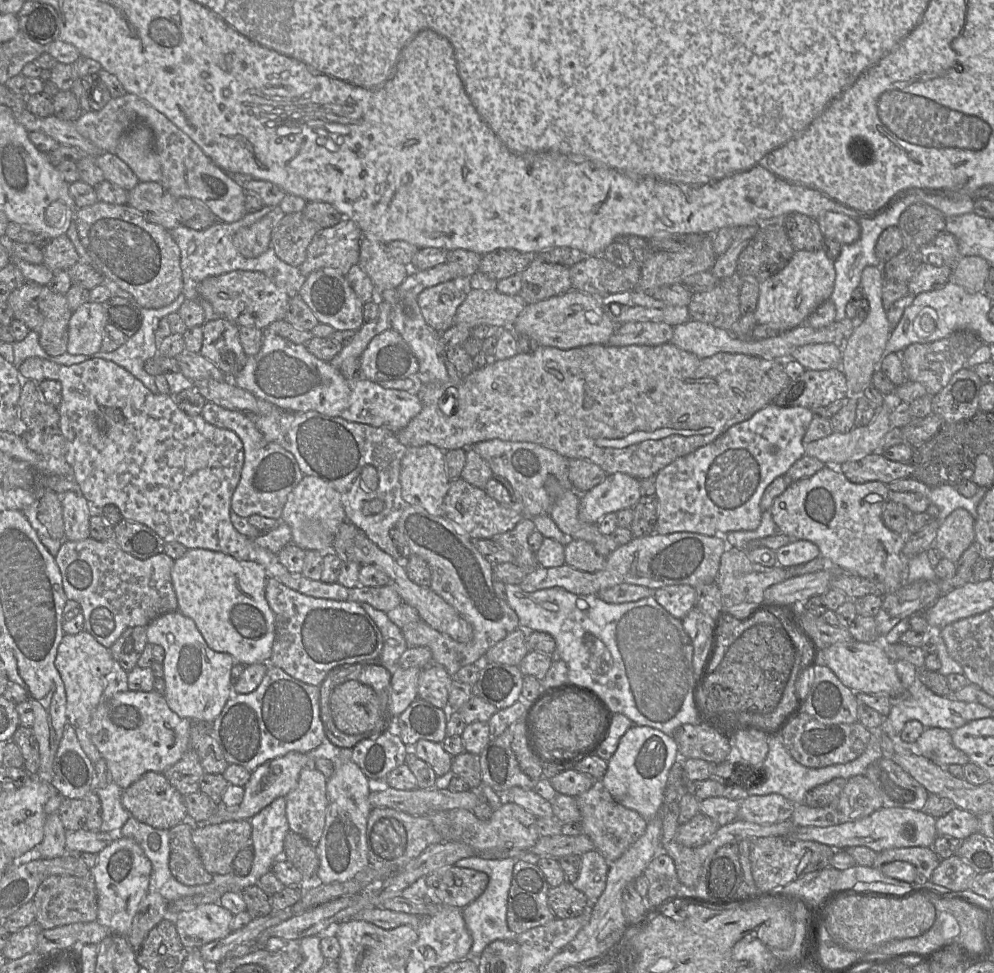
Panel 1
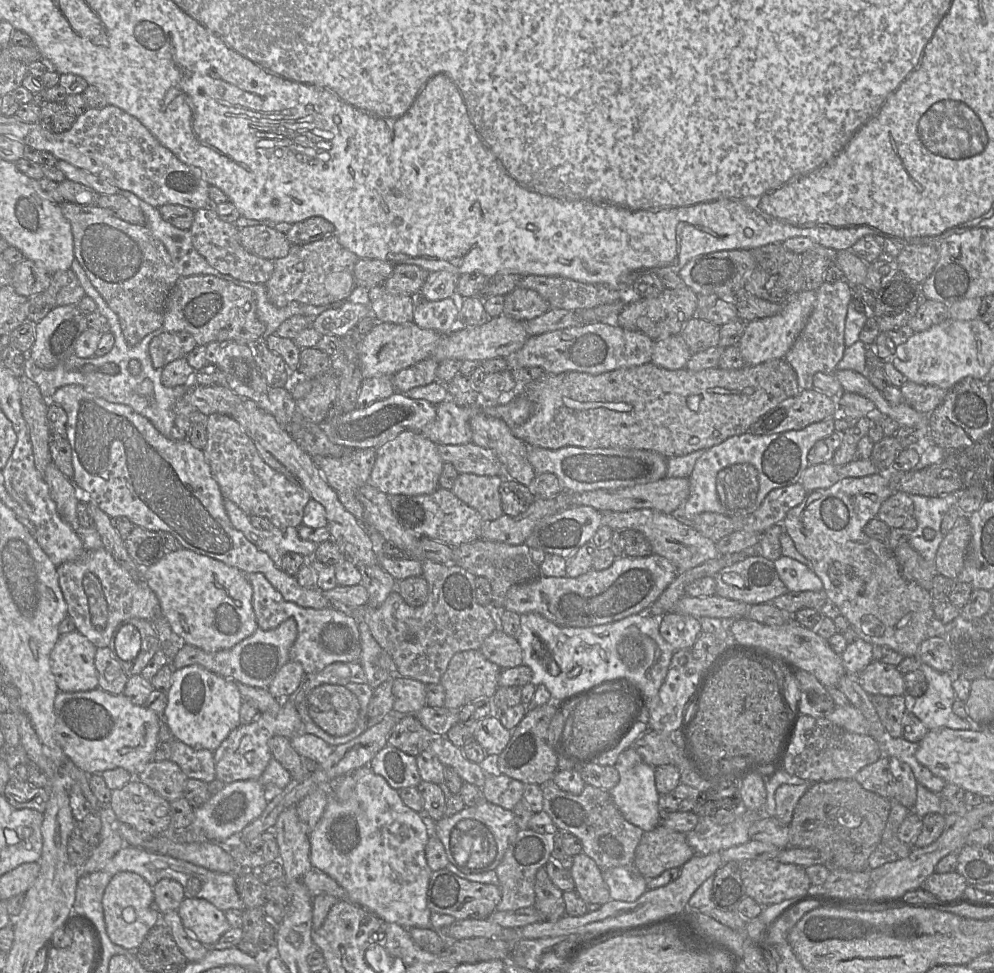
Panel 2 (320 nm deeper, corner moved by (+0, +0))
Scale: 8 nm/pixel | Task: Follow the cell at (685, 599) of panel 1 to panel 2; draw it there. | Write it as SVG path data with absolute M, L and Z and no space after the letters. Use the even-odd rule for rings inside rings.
M667 612L661 617L660 634L675 651L692 648L701 632L700 620L694 616Z

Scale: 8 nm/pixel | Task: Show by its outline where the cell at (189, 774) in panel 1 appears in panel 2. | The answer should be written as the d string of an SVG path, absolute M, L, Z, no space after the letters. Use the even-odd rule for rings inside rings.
M152 760L139 772L136 779L172 803L183 797L183 790L188 777L171 760Z

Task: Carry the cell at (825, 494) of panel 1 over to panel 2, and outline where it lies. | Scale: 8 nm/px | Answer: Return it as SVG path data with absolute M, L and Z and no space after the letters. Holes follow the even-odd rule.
M888 473L842 478L829 488L807 492L803 501L787 512L782 525L797 551L812 563L829 601L839 608L858 638L873 646L887 646L904 657L918 656L919 647L927 638L928 626L934 618L931 592L902 575L886 542L870 538L864 532L865 525L877 517L881 504L892 494Z

